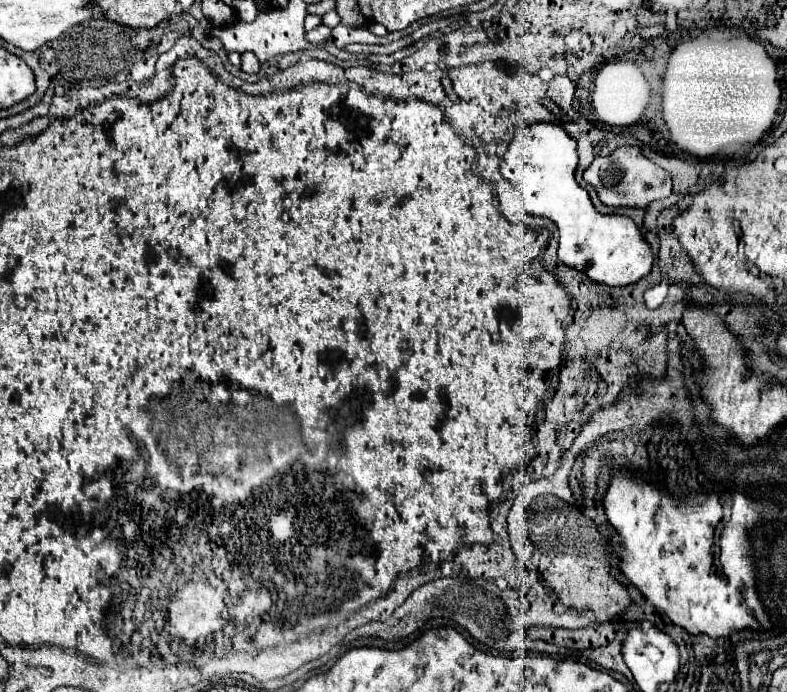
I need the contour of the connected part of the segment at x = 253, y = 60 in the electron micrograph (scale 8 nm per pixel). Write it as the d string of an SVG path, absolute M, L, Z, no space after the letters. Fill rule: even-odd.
M242 53L242 71L246 73L258 73L262 67L262 63L258 61L258 57L254 53Z

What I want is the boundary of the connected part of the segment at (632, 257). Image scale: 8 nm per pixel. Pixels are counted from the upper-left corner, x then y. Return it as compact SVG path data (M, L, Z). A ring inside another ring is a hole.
M538 123L538 125L526 127L526 129L522 129L522 131L518 131L514 135L508 151L504 153L500 169L502 169L504 179L508 179L514 187L520 189L524 209L530 215L546 217L546 219L556 223L556 227L560 231L558 259L564 265L568 265L572 269L578 269L578 271L586 273L594 283L604 283L608 287L624 287L624 285L640 281L652 269L654 257L652 257L650 245L644 241L644 237L640 235L636 223L630 217L626 217L626 215L602 215L602 213L598 213L594 209L586 189L582 189L578 185L578 181L574 179L576 165L578 165L576 141L568 133L564 133L560 125Z

